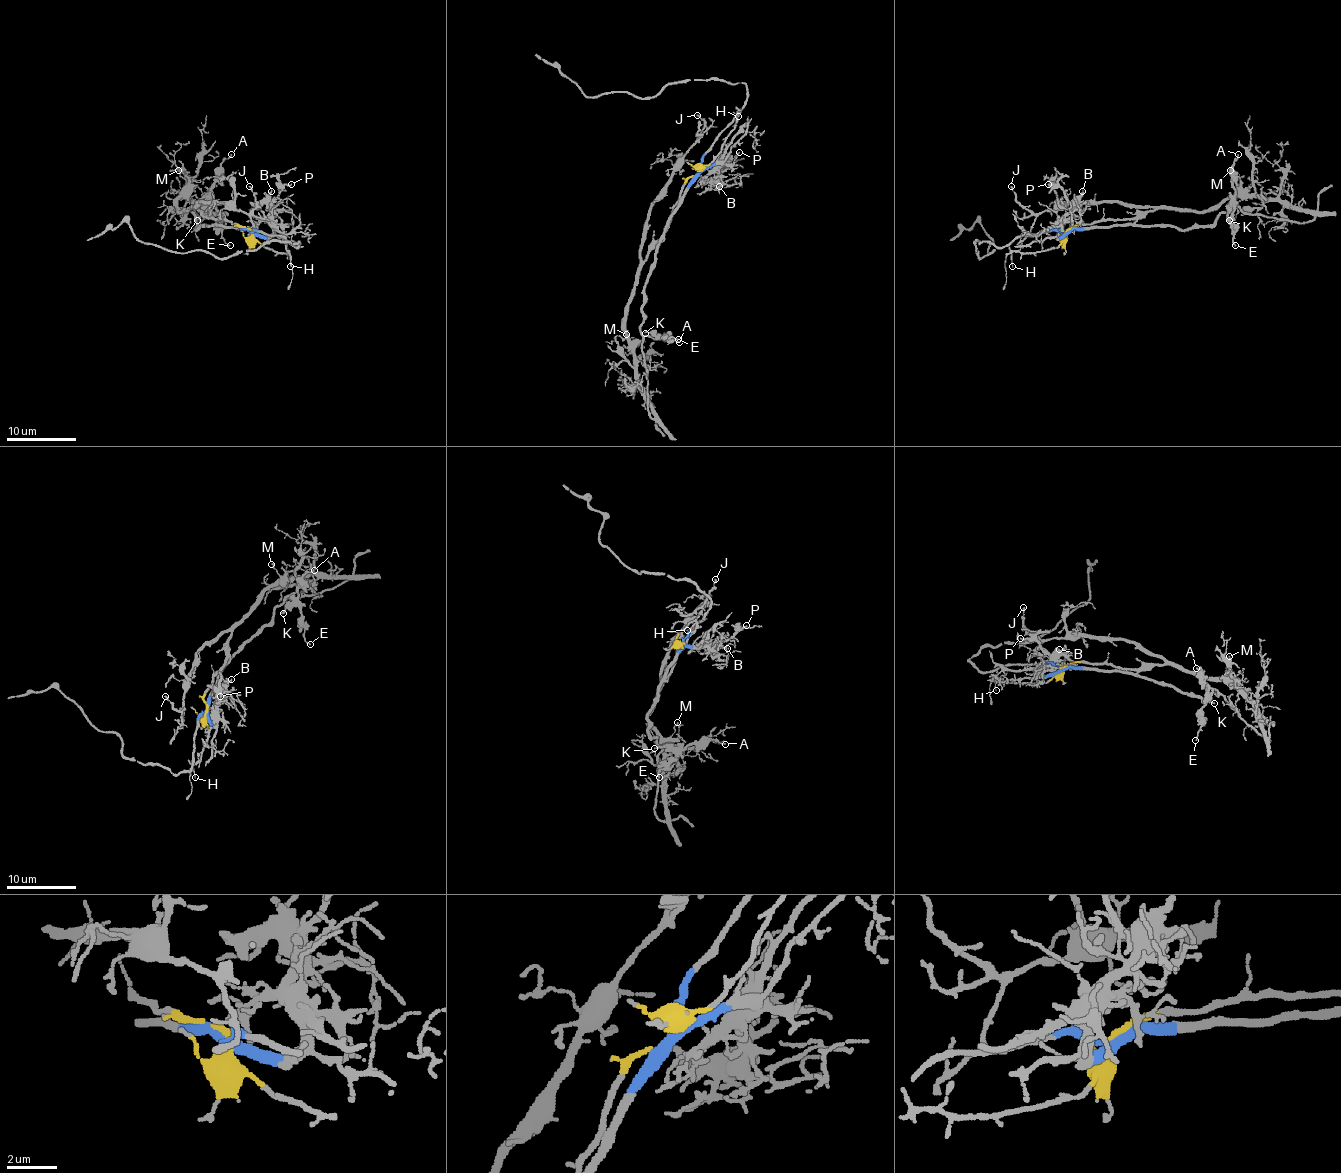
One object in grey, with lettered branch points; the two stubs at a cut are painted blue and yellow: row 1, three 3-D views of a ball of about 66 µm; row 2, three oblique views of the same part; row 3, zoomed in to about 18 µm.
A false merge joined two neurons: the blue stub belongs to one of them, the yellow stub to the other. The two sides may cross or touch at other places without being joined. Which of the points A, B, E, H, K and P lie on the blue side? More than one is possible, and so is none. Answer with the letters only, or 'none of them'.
A, B, E, K, P

